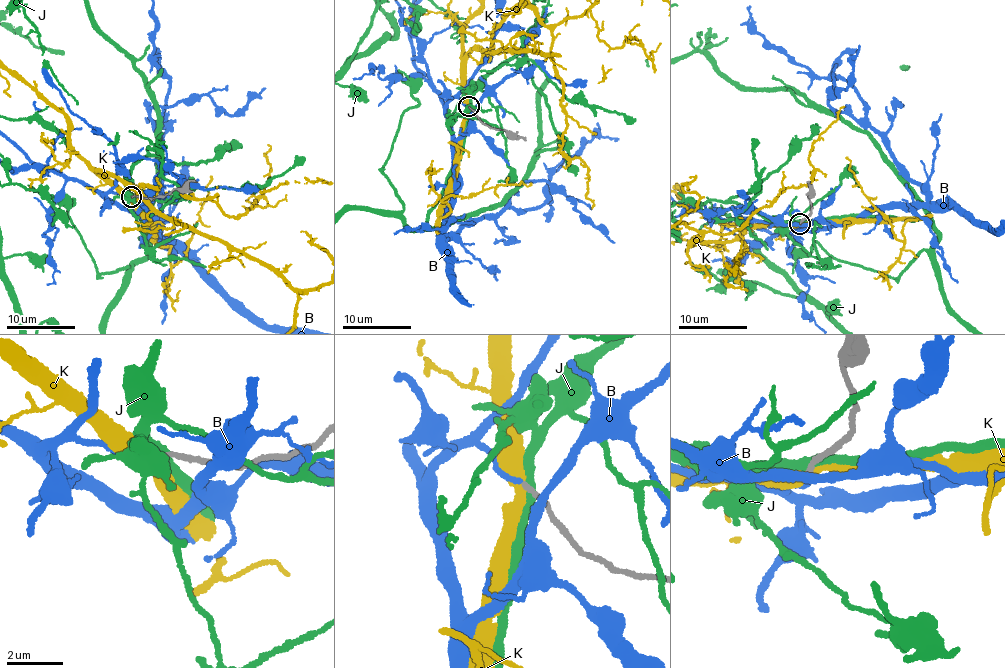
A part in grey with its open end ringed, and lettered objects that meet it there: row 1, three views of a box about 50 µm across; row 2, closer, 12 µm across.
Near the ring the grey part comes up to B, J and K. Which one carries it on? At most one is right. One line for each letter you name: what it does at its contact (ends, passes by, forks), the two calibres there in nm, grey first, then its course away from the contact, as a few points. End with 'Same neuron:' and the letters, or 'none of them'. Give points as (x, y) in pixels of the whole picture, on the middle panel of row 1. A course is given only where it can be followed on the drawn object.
B: it passes by; 180 nm thick on the grey side, 120 nm on the other
Same neuron: B

